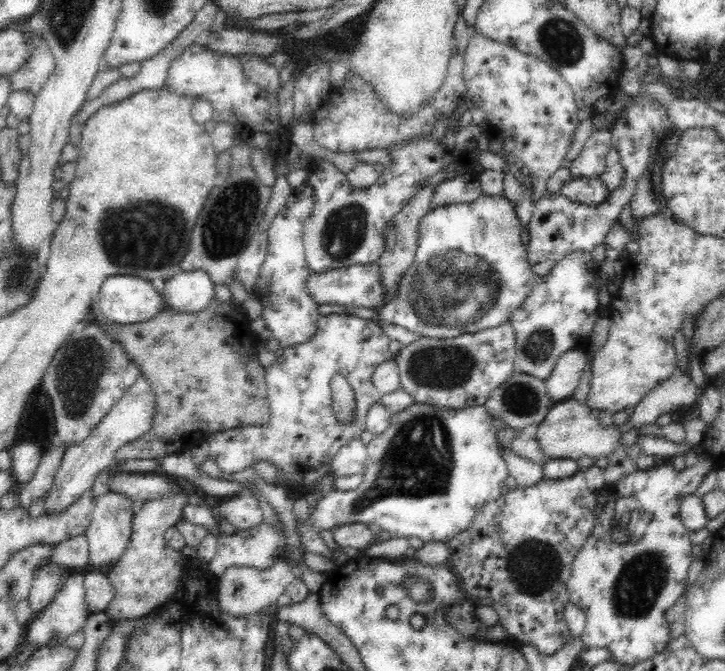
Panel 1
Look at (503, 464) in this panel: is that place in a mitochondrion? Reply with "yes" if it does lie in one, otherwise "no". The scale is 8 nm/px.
no

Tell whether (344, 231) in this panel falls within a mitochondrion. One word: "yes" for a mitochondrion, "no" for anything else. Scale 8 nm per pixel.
yes

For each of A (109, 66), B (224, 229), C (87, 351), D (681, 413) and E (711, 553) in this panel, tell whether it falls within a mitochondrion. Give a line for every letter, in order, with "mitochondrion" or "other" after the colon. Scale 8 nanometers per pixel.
A: other
B: mitochondrion
C: mitochondrion
D: other
E: other

